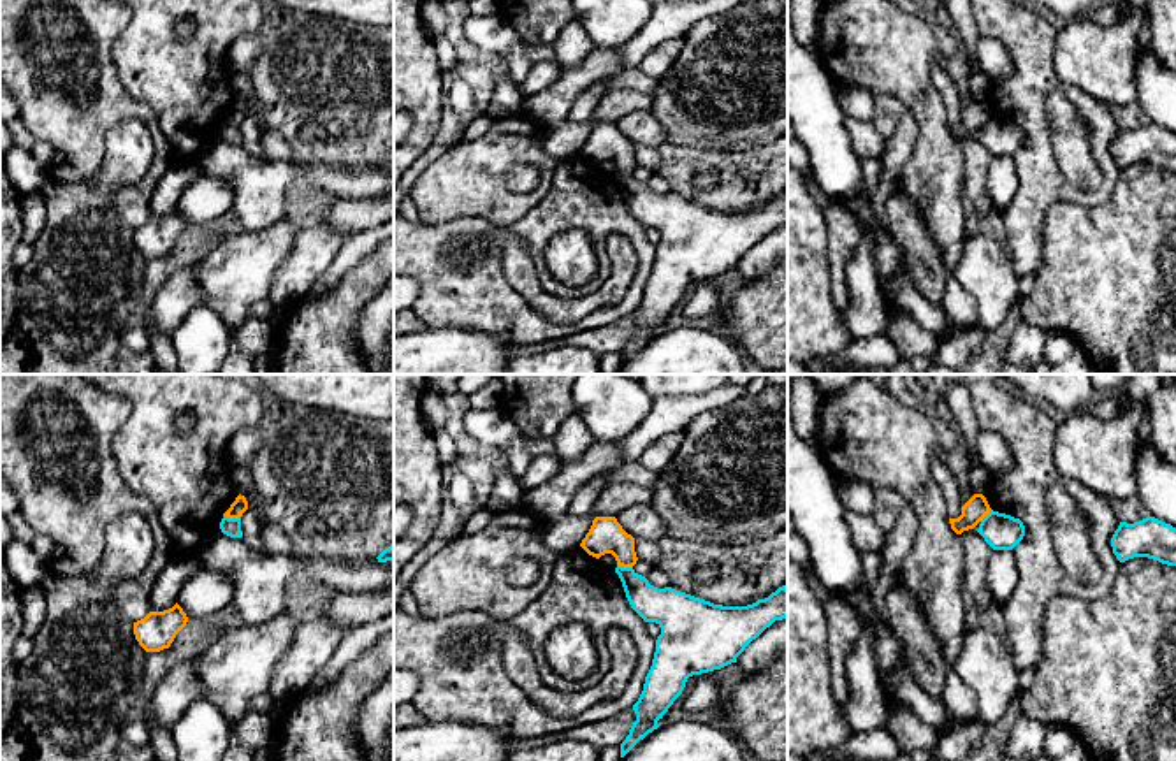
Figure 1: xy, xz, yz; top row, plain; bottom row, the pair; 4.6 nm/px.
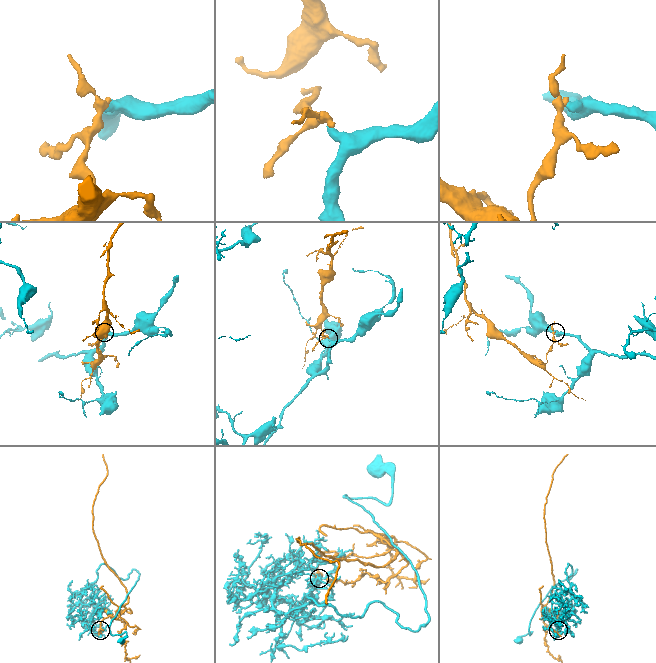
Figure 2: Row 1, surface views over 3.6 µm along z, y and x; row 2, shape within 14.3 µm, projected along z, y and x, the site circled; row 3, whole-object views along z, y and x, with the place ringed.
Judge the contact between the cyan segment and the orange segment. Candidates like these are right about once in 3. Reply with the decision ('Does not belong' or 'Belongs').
Does not belong

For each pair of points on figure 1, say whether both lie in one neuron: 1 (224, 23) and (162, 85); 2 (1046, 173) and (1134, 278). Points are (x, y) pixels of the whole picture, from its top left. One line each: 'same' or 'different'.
1: same
2: different

